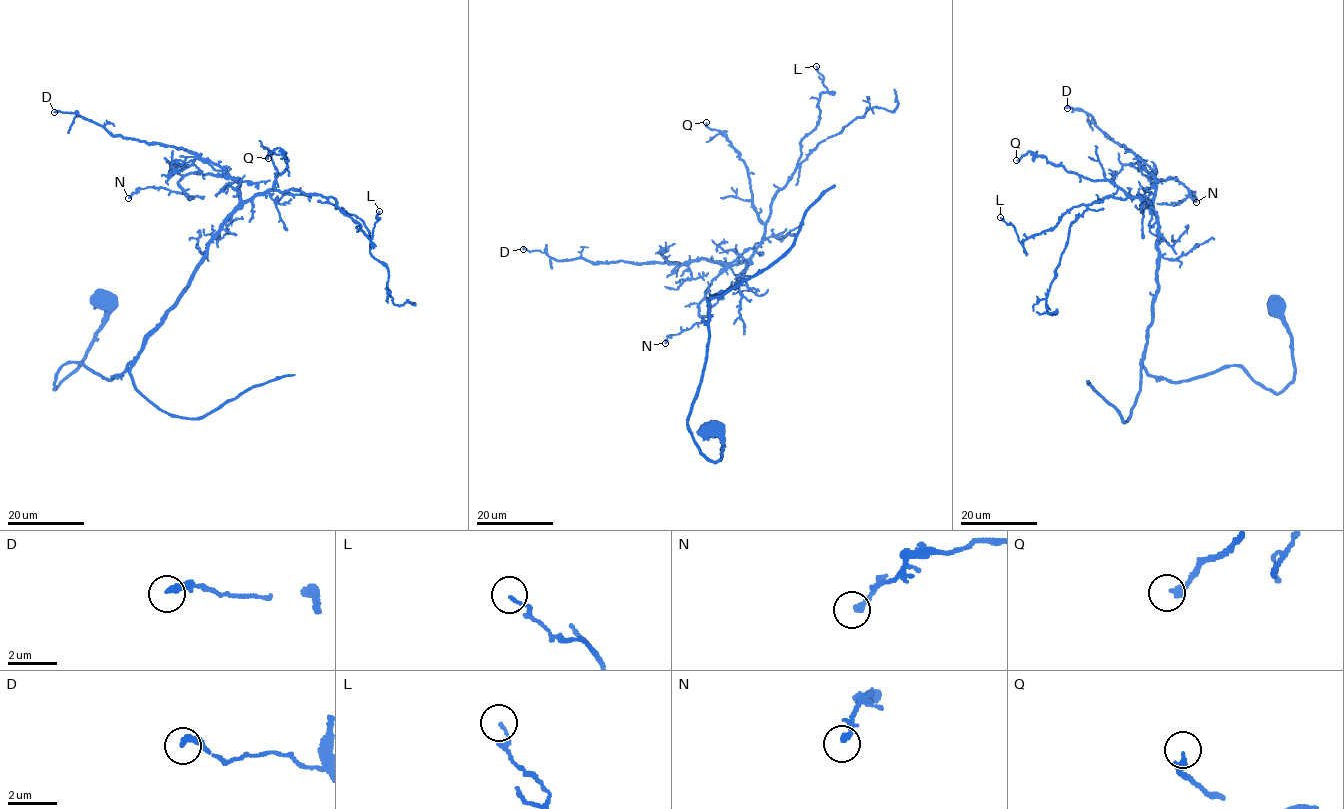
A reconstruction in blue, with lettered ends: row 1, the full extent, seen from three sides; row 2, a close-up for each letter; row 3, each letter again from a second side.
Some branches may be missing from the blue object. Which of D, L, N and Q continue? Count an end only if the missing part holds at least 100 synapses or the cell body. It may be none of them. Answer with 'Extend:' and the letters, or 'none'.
Extend: none

